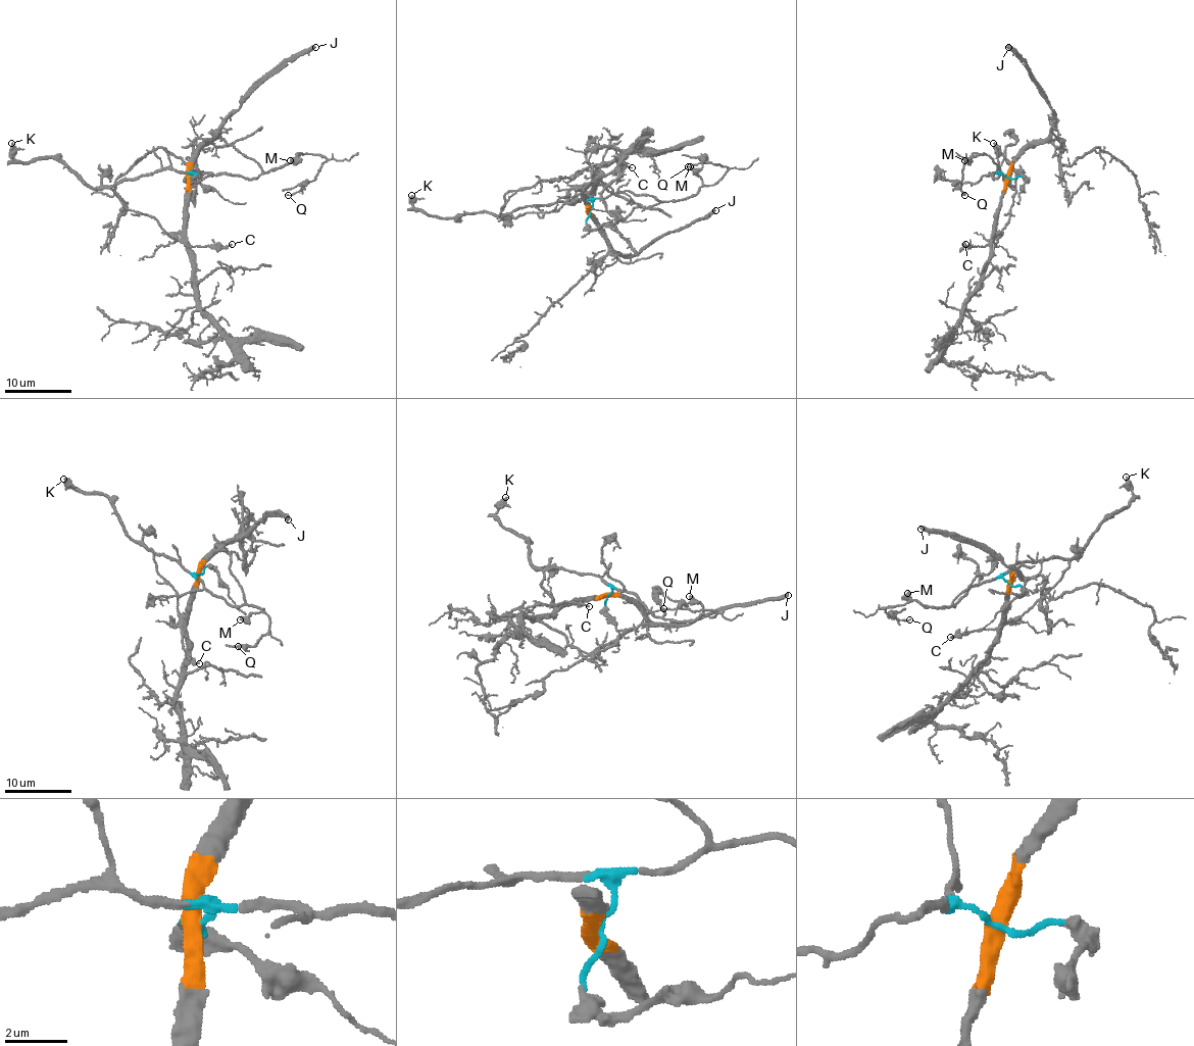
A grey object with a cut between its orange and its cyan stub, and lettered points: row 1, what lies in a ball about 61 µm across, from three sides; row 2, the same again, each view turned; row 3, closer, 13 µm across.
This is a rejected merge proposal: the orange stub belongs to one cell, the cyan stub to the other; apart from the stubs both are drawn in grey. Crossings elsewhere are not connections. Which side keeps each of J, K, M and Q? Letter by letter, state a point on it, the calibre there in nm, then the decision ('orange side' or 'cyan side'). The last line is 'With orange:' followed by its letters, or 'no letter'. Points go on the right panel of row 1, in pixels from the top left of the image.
J: place (1008, 47); calibre 440 nm; orange side
K: place (993, 143); calibre 420 nm; cyan side
M: place (964, 160); calibre 480 nm; cyan side
Q: place (964, 195); calibre 110 nm; cyan side
With orange: J

